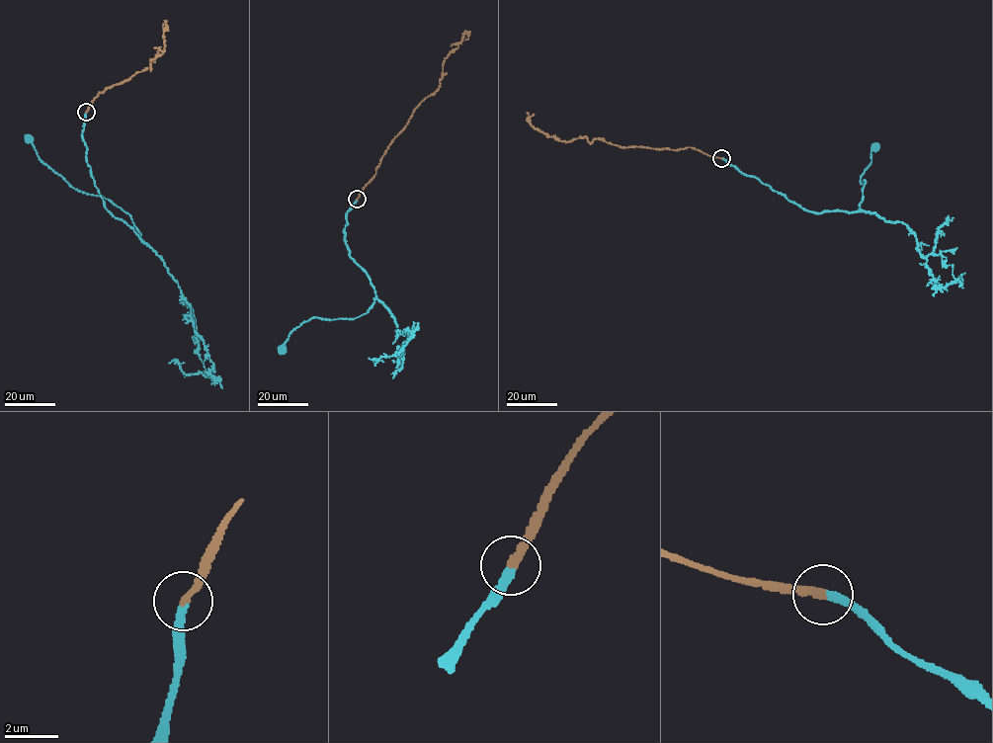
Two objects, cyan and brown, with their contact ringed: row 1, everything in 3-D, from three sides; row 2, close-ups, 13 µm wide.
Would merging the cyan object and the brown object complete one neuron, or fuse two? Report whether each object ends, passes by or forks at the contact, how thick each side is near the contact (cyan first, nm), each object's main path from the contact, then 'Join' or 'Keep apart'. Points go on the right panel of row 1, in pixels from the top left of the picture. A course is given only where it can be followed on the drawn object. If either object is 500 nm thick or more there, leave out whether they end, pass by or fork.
At the ring cyan ends. At the ring brown ends. Thickness 220 nm (cyan) against 240 nm. Course of cyan: (722, 158), (809, 210), (863, 209), (901, 222), (915, 234), (936, 285), (956, 280), (962, 286), (965, 273). Course of brown: (721, 158), (688, 147), (621, 147), (597, 138), (590, 142), (586, 136), (559, 140), (531, 124), (534, 114). Join

